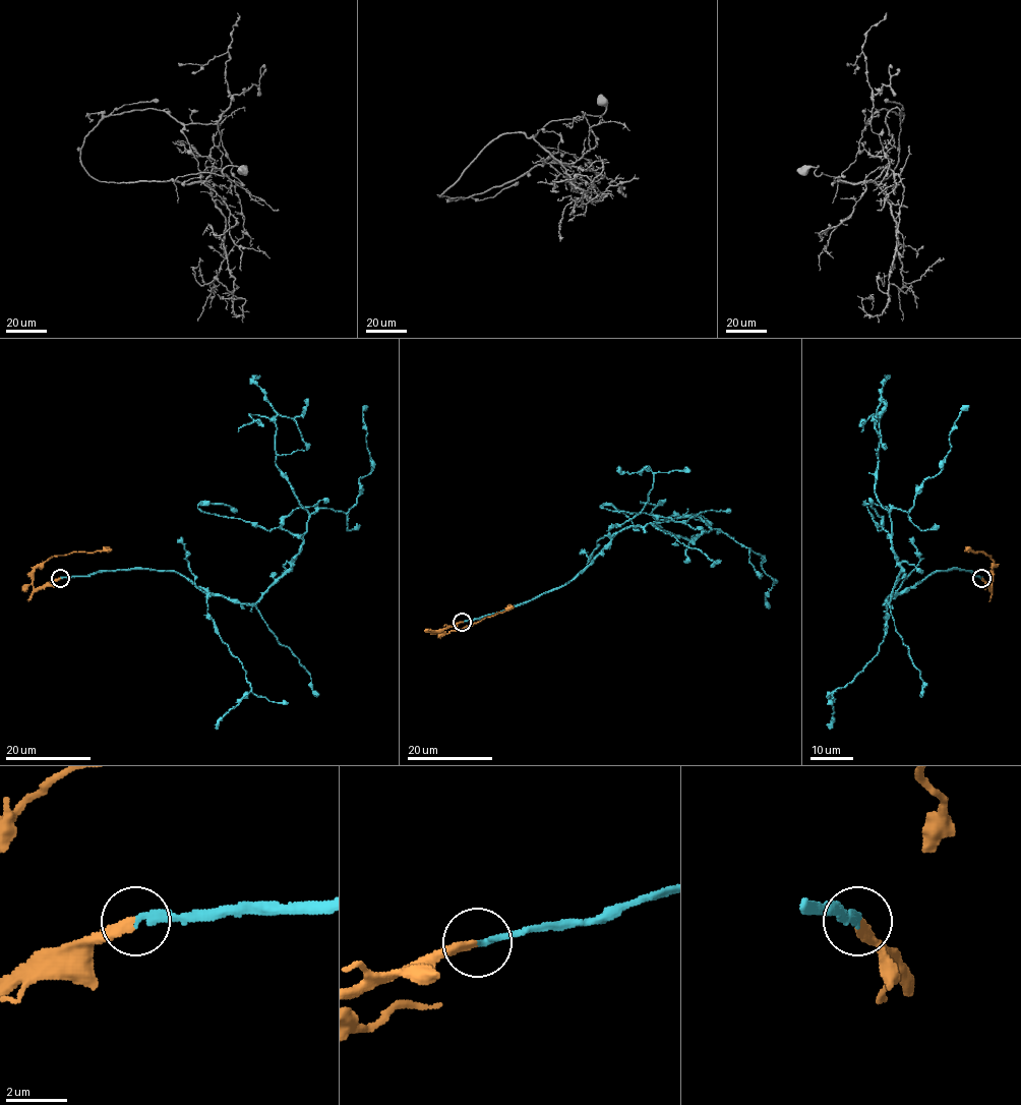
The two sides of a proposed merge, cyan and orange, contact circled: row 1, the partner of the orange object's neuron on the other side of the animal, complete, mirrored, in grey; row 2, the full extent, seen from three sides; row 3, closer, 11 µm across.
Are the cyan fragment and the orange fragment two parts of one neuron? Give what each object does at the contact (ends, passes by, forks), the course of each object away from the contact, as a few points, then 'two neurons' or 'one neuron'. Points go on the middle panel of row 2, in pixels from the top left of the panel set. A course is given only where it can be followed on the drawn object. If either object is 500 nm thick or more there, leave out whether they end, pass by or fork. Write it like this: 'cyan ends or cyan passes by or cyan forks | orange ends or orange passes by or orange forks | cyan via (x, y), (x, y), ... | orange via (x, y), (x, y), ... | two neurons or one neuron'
cyan ends | orange ends | cyan via (463, 622), (573, 581), (619, 532), (649, 523), (693, 540), (719, 528), (762, 557), (774, 581), (769, 608) | orange via (463, 622), (434, 632), (447, 633), (472, 626), (514, 606) | one neuron

